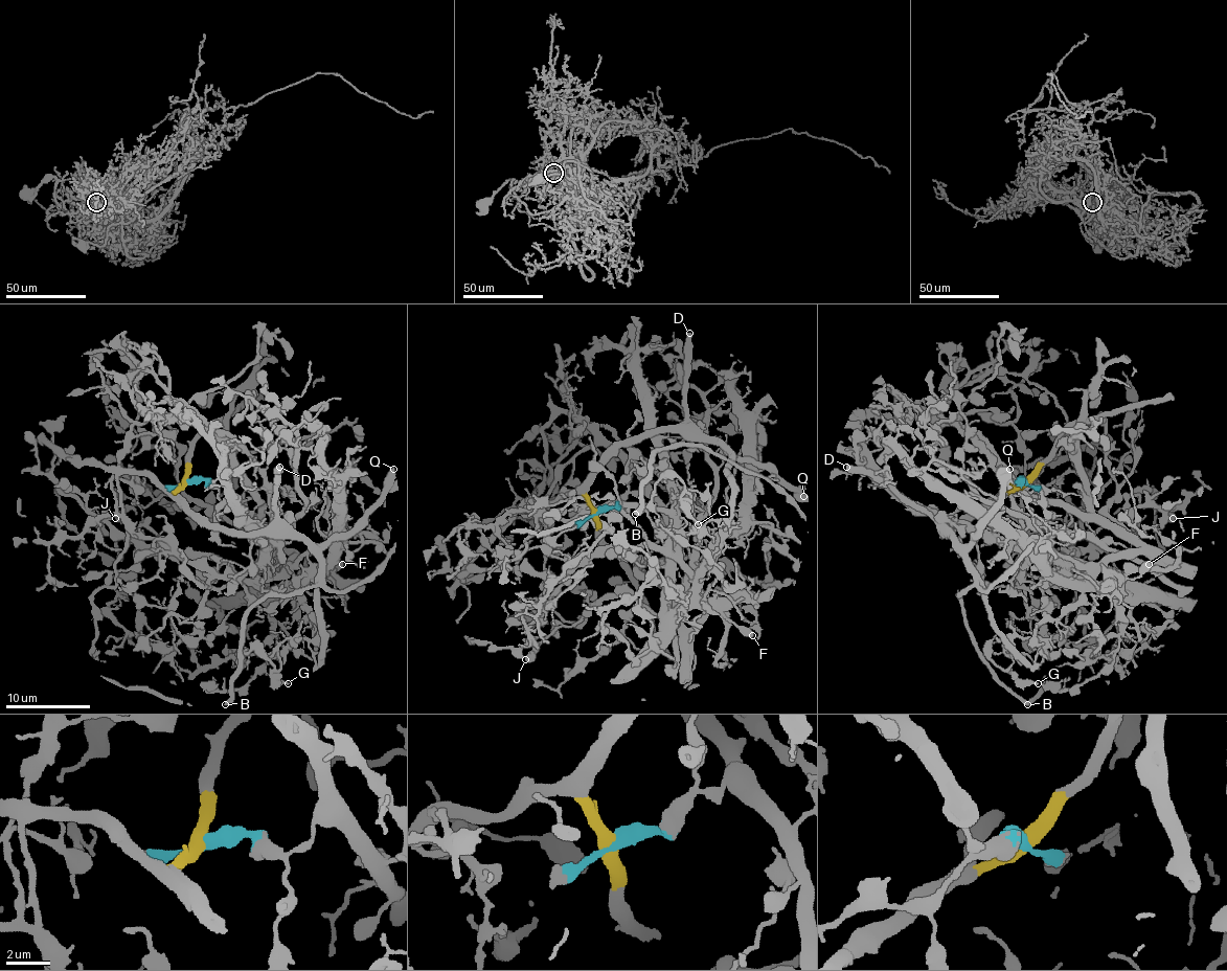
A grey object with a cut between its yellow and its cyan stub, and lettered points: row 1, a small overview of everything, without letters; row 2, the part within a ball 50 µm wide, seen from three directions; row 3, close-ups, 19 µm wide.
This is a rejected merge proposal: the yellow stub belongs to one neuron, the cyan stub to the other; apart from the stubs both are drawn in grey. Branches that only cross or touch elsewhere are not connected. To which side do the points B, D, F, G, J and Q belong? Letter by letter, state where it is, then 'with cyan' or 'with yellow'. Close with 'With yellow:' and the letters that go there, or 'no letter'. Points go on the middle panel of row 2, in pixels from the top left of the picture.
B: at (635, 514); with yellow
D: at (689, 333); with yellow
F: at (752, 635); with cyan
G: at (698, 524); with cyan
J: at (525, 659); with cyan
Q: at (803, 496); with yellow
With yellow: B, D, Q

